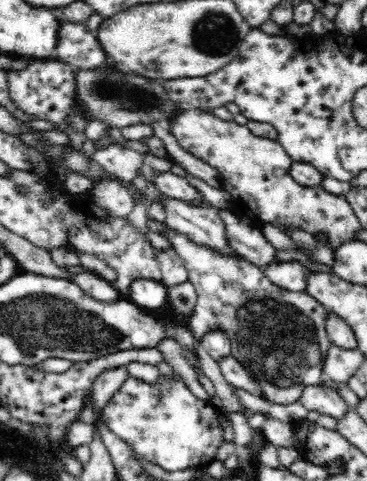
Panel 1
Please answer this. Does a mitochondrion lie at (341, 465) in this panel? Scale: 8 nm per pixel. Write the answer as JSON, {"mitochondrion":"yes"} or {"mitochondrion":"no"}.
{"mitochondrion":"no"}

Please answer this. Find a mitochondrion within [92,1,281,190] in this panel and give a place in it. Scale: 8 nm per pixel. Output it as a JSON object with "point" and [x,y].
{"point":[214,33]}

